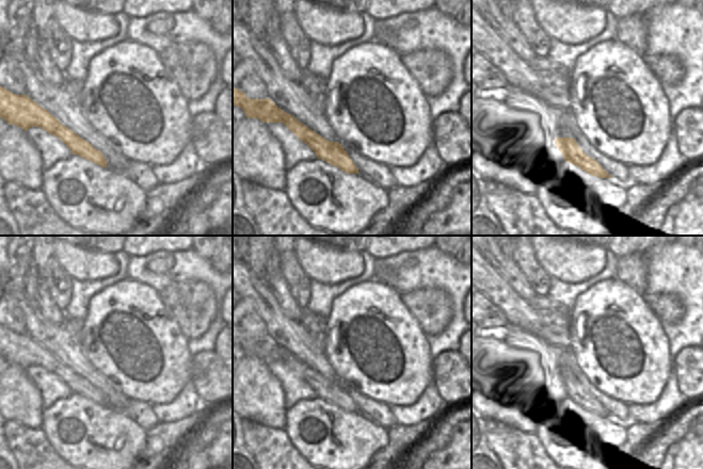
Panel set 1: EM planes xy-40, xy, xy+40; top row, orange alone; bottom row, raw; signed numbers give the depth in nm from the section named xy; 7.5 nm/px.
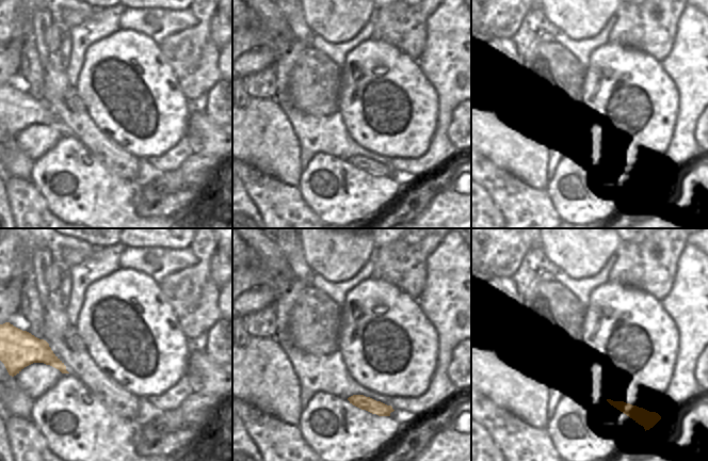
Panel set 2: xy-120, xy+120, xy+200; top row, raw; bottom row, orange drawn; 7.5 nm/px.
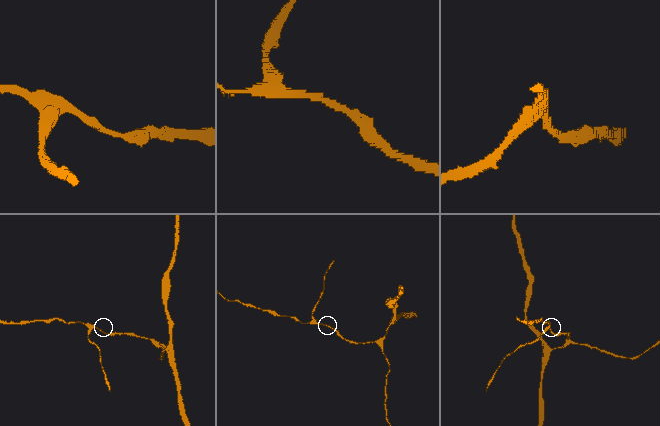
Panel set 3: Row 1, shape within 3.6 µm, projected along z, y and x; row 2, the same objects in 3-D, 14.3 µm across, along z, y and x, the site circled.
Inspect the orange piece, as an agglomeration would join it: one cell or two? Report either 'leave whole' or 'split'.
leave whole

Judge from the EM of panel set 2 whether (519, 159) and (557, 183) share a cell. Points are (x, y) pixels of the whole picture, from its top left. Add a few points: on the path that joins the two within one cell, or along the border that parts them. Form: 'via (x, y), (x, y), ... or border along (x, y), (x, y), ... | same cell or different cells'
border along (547, 172), (545, 189) | different cells

